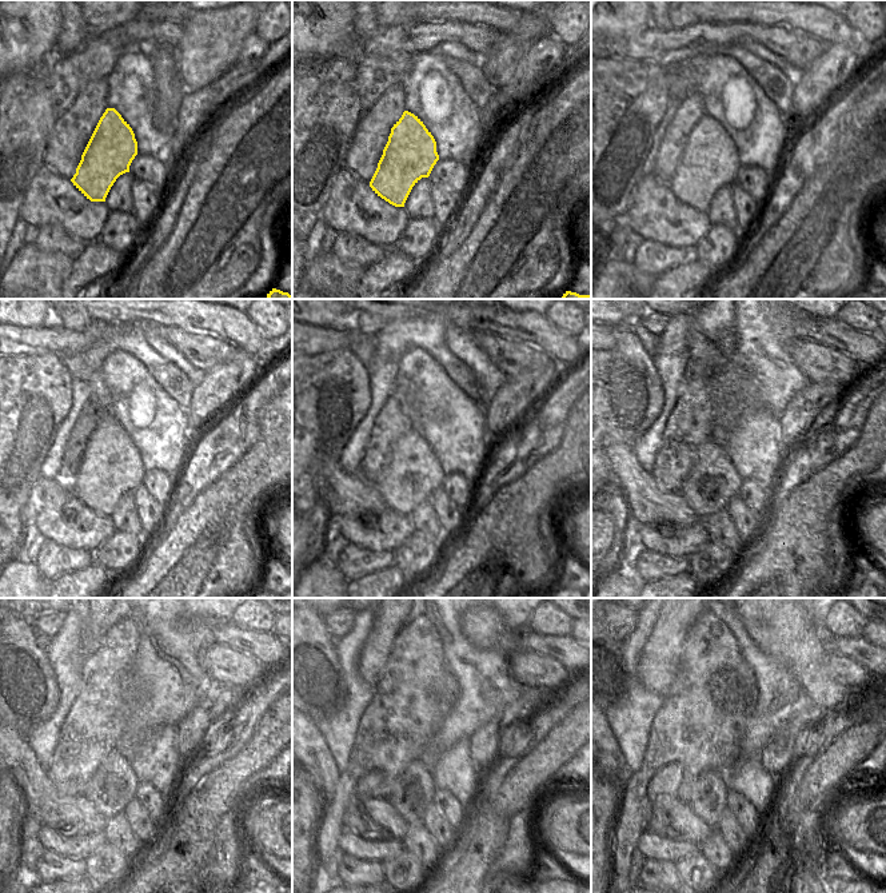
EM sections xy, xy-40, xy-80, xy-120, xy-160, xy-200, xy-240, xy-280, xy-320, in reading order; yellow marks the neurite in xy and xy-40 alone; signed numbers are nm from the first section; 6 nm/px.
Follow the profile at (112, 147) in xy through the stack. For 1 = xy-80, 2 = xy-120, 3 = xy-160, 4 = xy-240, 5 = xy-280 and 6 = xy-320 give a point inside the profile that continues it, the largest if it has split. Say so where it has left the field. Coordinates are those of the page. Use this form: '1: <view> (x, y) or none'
1: xy-80 (709, 162)
2: xy-120 (111, 466)
3: xy-160 (414, 473)
4: xy-240 (112, 786)
5: xy-280 (414, 789)
6: xy-320 (709, 800)

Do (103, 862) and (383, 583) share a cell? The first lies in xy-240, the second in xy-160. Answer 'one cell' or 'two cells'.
two cells

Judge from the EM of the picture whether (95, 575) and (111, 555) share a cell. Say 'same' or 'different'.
different

